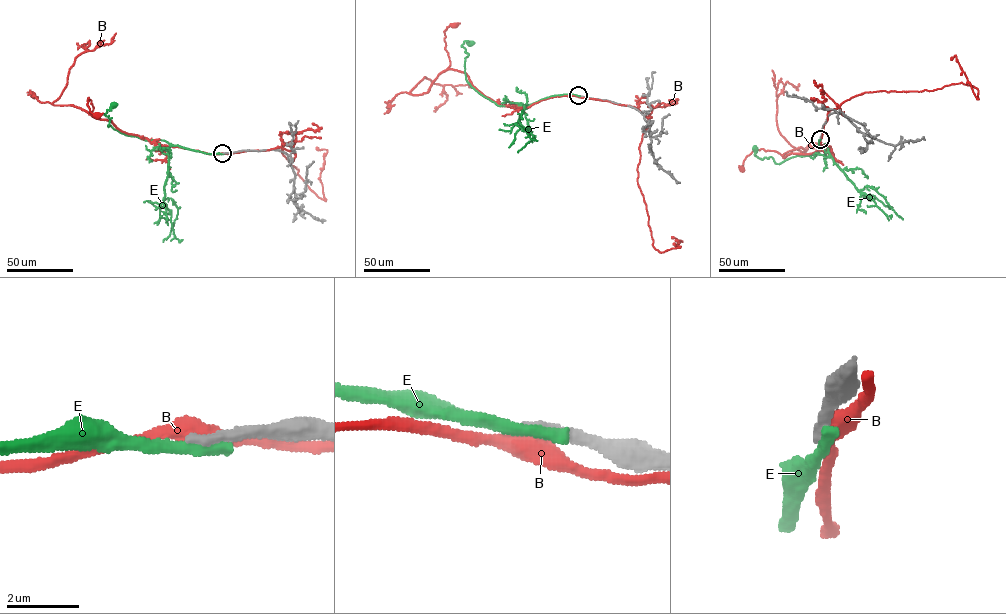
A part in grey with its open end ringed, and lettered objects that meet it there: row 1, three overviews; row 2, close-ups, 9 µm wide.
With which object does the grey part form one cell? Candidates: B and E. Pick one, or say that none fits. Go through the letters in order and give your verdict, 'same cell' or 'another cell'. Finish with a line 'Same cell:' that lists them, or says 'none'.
B: another cell
E: another cell
Same cell: none

